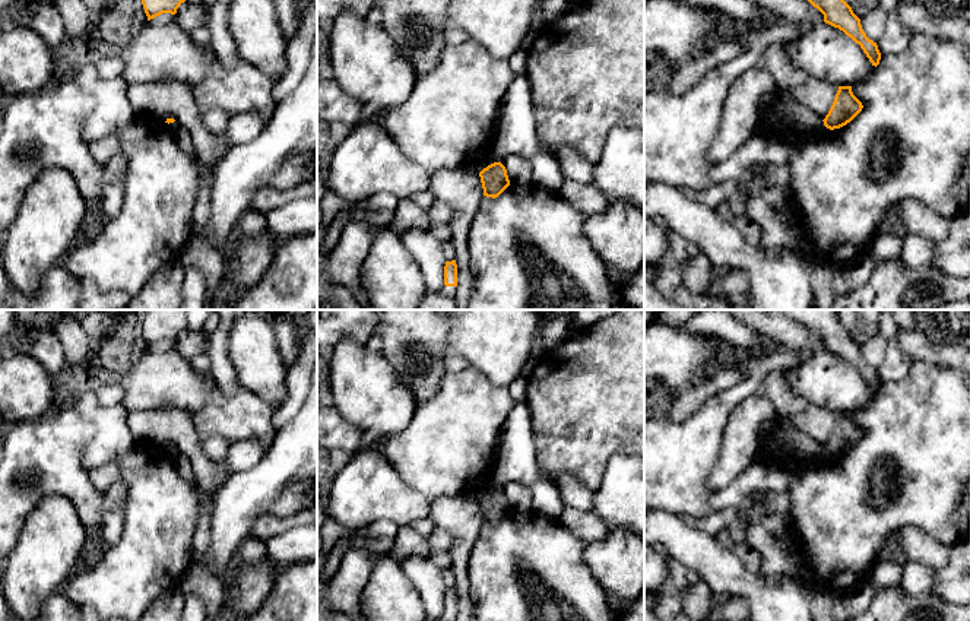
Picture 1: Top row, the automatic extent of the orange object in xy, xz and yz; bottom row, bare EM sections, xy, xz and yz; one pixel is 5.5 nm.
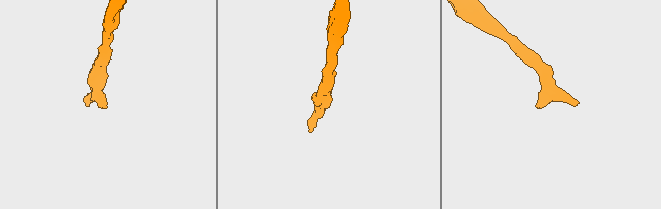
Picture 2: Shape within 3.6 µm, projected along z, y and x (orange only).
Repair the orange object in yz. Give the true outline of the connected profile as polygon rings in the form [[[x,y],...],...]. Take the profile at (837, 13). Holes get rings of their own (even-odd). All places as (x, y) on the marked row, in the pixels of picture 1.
[[[808,0],[824,15],[824,22],[839,28],[856,44],[860,45],[872,66],[878,66],[881,53],[877,42],[869,39],[862,29],[860,19],[853,13],[852,7],[844,0]]]

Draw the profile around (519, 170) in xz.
[[[489,152],[489,155],[485,158],[478,158],[470,162],[466,162],[463,168],[469,172],[479,174],[484,168],[486,168],[494,162],[501,162],[505,167],[510,184],[532,183],[532,164],[529,159],[523,156],[511,155],[511,156],[505,156],[504,159],[498,159]]]

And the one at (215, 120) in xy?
[[[213,108],[203,113],[203,126],[212,133],[212,136],[222,136],[226,132],[226,126],[231,115],[224,110]]]

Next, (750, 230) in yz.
[[[741,216],[733,219],[733,226],[749,245],[761,250],[763,229],[758,222],[749,219],[748,216]]]

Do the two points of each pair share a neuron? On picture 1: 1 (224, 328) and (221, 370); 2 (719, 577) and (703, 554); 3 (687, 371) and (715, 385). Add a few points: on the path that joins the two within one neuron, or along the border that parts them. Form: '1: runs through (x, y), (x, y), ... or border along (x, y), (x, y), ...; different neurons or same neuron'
1: runs through (221, 338), (221, 360); same neuron
2: runs through (719, 572), (709, 560); same neuron
3: border along (719, 366), (710, 377), (684, 389), (677, 399); different neurons

